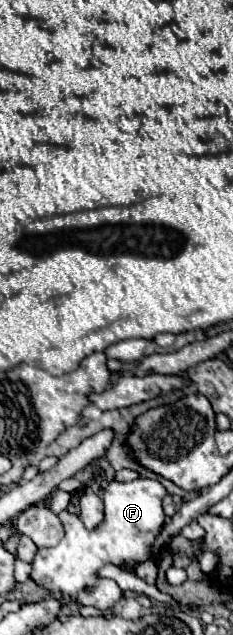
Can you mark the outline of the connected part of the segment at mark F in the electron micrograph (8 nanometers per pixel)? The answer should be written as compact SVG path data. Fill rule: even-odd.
M135 479L129 483L111 481L105 487L105 519L99 523L99 529L93 531L89 531L77 515L61 511L59 519L63 523L65 537L55 547L39 547L35 561L31 563L31 579L49 591L75 597L83 605L111 609L123 599L123 591L113 579L99 577L97 571L109 563L135 565L149 559L151 545L165 523L161 507L165 495L165 487L153 479Z

